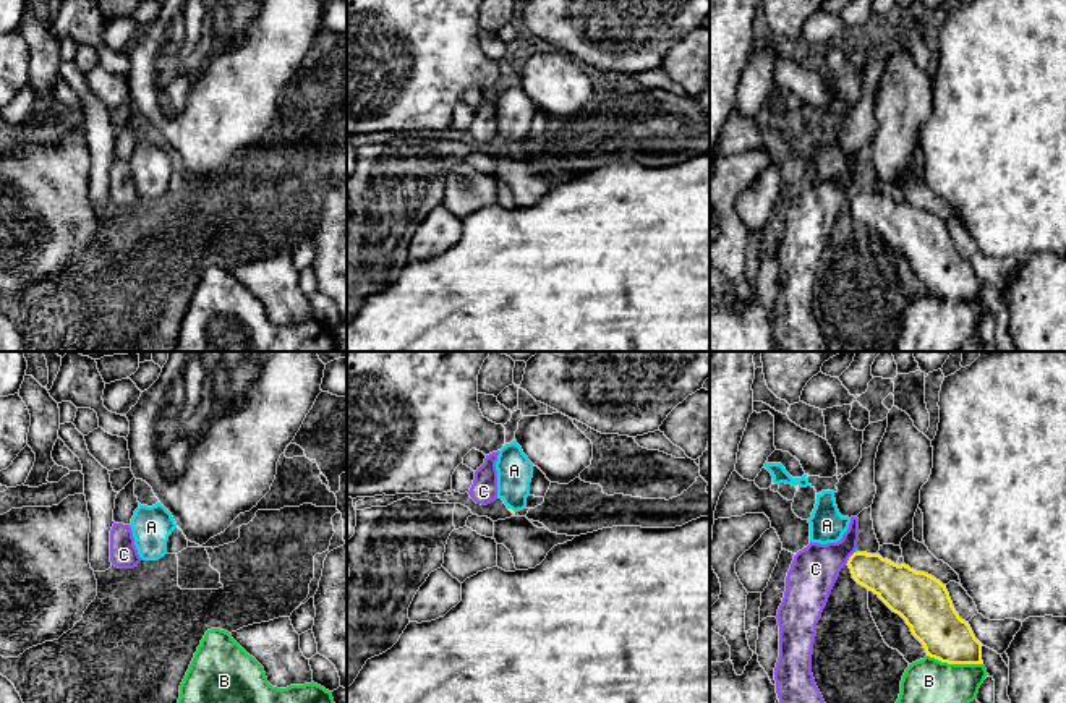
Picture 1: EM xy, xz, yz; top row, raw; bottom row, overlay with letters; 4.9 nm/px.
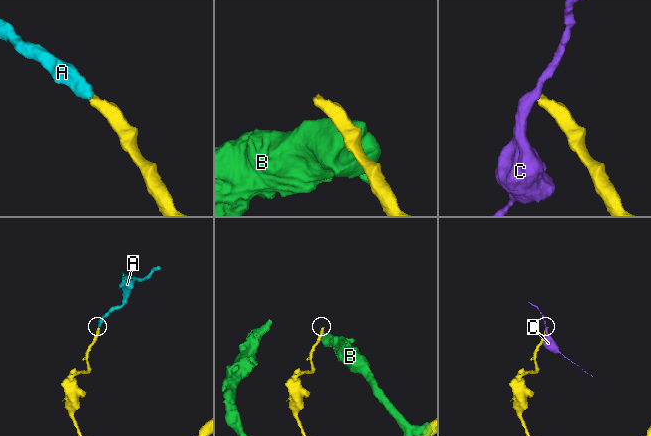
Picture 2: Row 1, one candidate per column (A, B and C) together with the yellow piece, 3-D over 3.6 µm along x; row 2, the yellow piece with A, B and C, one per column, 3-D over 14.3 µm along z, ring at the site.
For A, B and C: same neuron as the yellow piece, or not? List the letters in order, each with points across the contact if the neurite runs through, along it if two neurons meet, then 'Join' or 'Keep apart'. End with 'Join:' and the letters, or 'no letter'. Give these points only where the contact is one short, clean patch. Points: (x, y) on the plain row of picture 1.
A: Path across: xz (509, 146), (512, 148), (514, 107). Join
B: Boundary: yz (927, 292), (948, 300), (982, 302). Keep apart
C: Boundary: yz (854, 188), (846, 200). Keep apart
Join: A

